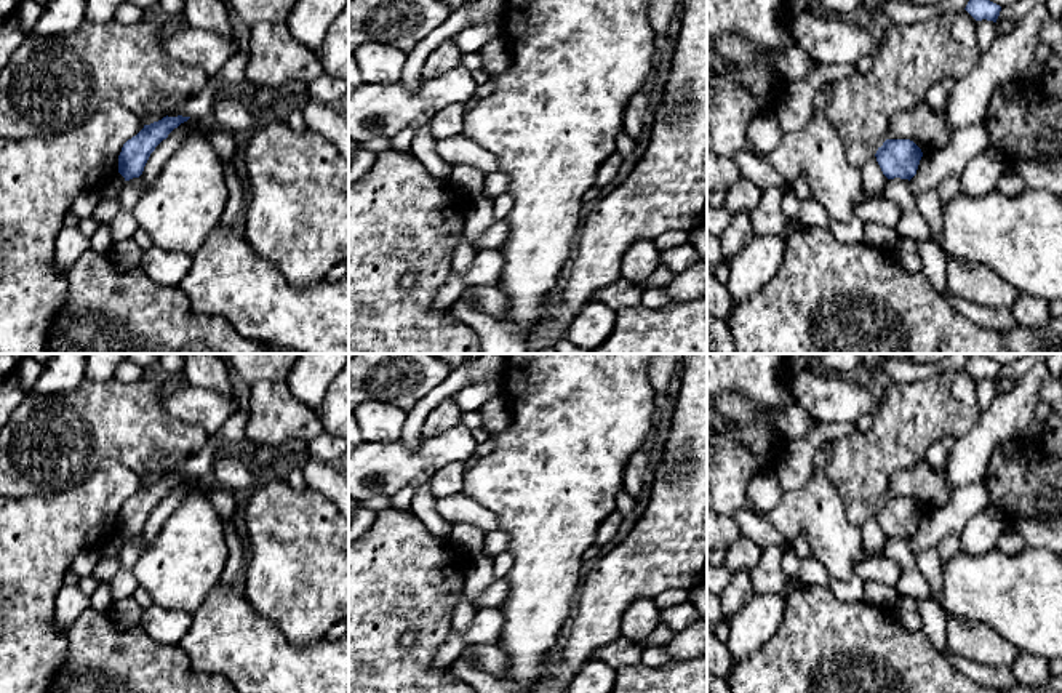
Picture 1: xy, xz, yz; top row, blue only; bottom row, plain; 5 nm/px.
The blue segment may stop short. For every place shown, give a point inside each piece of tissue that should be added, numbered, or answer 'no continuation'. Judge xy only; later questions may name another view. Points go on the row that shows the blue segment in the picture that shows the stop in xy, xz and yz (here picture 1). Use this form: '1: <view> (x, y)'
no continuation

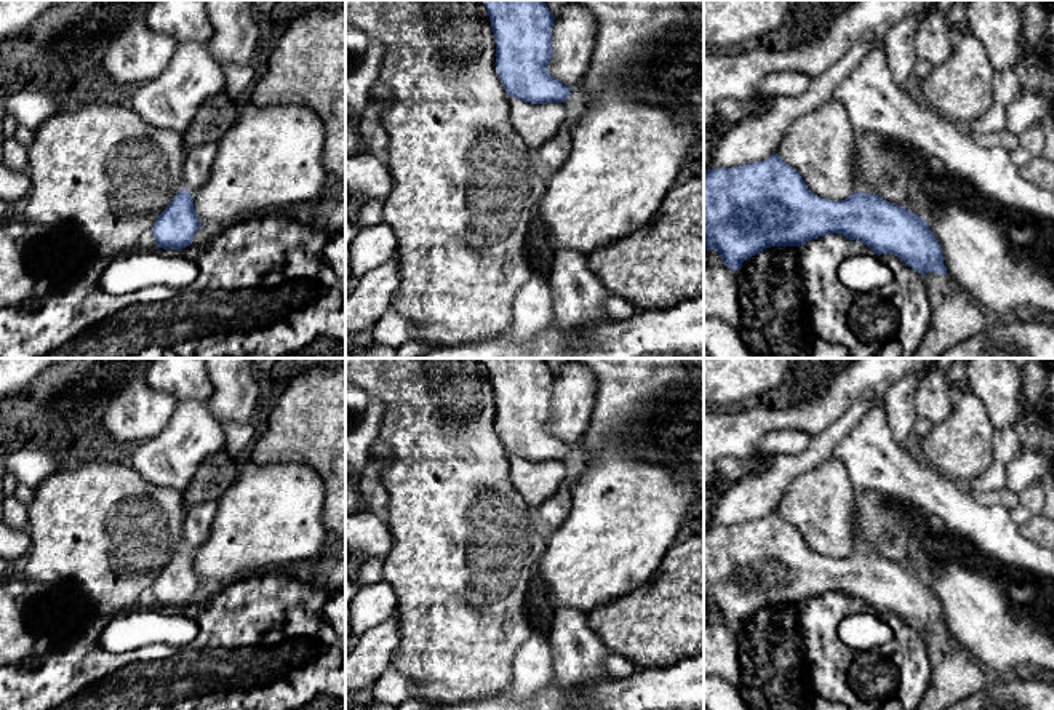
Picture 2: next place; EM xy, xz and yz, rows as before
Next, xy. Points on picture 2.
1: xy (199, 160)

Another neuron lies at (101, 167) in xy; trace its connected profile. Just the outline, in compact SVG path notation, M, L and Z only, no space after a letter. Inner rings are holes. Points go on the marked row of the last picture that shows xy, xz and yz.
M90 102L59 110L34 131L24 221L75 224L99 248L130 254L174 195L184 189L182 134L144 122L128 104Z

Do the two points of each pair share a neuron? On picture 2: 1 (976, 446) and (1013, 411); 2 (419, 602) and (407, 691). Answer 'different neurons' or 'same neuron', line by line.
1: different neurons
2: different neurons

